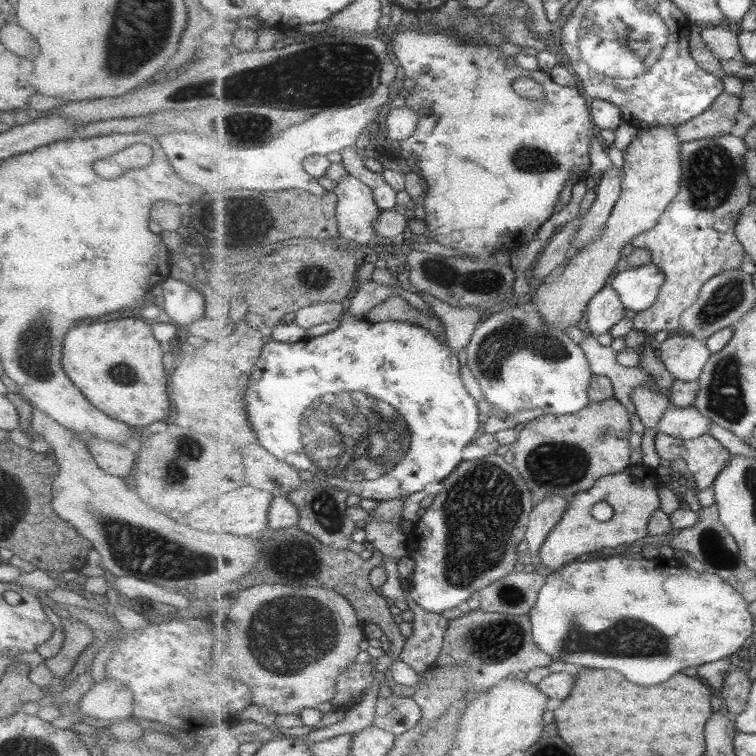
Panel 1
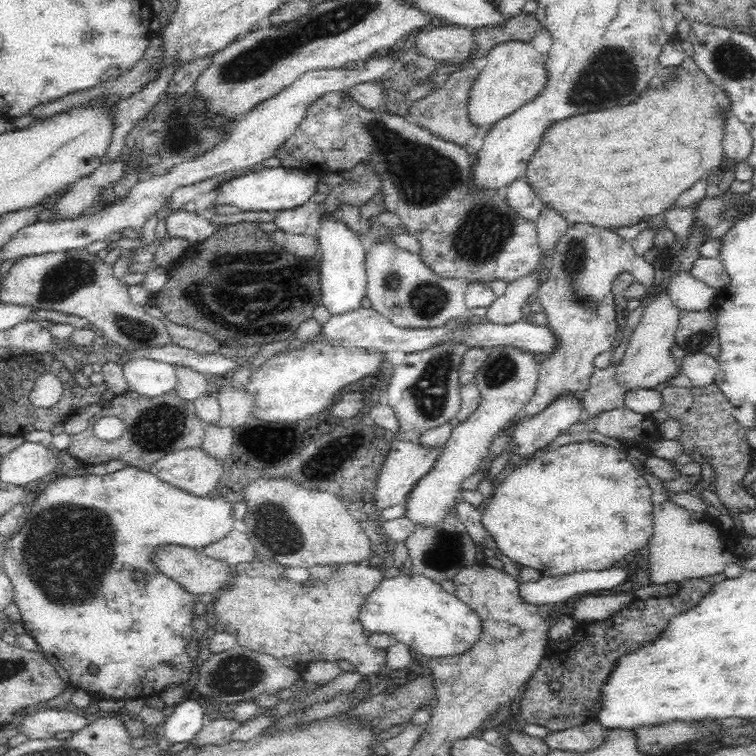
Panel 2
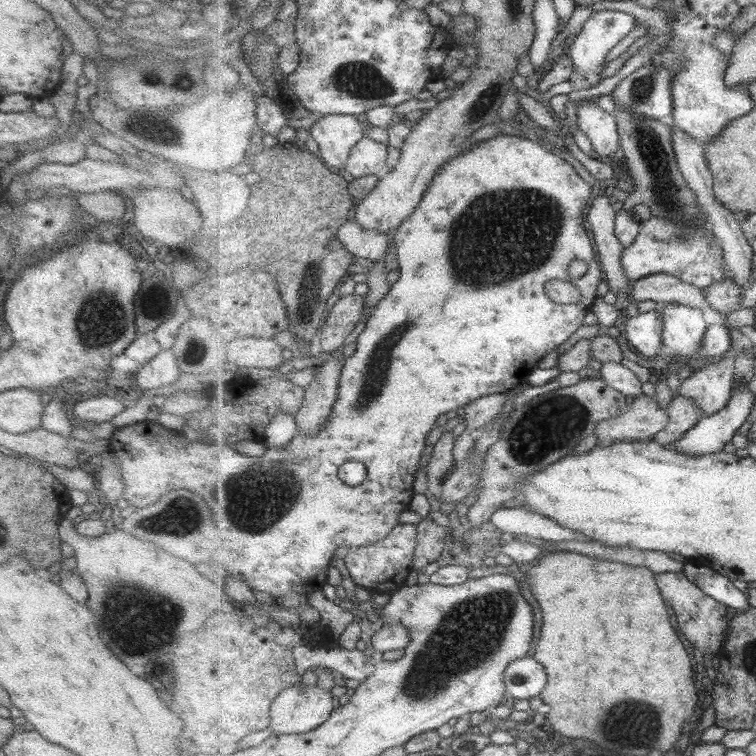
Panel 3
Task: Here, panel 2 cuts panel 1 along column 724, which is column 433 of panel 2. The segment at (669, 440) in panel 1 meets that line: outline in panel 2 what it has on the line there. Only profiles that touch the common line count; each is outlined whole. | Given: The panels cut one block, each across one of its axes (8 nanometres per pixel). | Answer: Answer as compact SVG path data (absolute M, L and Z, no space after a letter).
M394 439L390 443L390 448L386 460L382 463L378 479L376 481L376 491L374 491L374 506L380 512L389 506L405 503L408 494L414 490L414 486L428 474L440 456L443 448L438 446L424 446L414 441L406 439Z

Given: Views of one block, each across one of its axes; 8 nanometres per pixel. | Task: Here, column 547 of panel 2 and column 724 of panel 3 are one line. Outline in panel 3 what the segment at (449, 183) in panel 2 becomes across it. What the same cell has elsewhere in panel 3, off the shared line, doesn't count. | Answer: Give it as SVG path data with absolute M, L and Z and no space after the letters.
M655 215L642 223L635 242L623 250L621 263L633 282L653 274L667 273L680 278L683 283L688 282L702 289L725 280L727 272L723 247L711 227L675 223Z

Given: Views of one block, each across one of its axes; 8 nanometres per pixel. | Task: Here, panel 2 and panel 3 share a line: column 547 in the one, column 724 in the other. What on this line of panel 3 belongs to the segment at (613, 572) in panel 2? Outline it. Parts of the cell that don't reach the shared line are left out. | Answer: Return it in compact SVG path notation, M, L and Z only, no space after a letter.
M692 561L685 563L683 571L698 588L720 603L736 609L737 612L750 607L747 592L743 593L741 590L737 590L733 586L733 582L719 571L708 566L697 565Z

